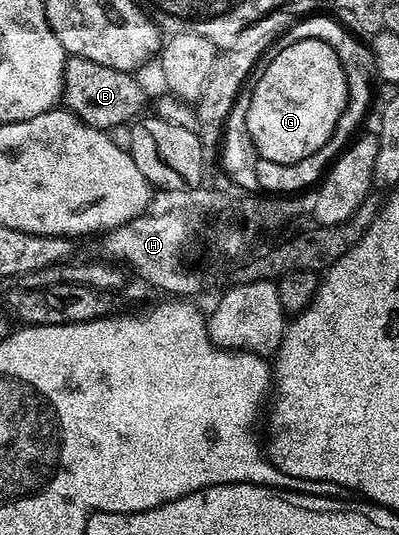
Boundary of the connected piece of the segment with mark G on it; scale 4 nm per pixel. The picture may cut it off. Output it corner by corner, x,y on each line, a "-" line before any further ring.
307,40
293,43
281,53
277,54
268,64
262,65
261,71
258,73
259,81
254,81
252,90
252,102
249,103
249,134
253,138
256,150
259,151
260,157
274,164
292,164
301,158
305,158
309,154
313,154
317,150
321,150
321,146
325,146
329,142
329,138
333,134
333,130
337,126
339,117
347,108
347,83
345,82
345,70
341,70
341,62
337,58
337,54
325,42
319,40

